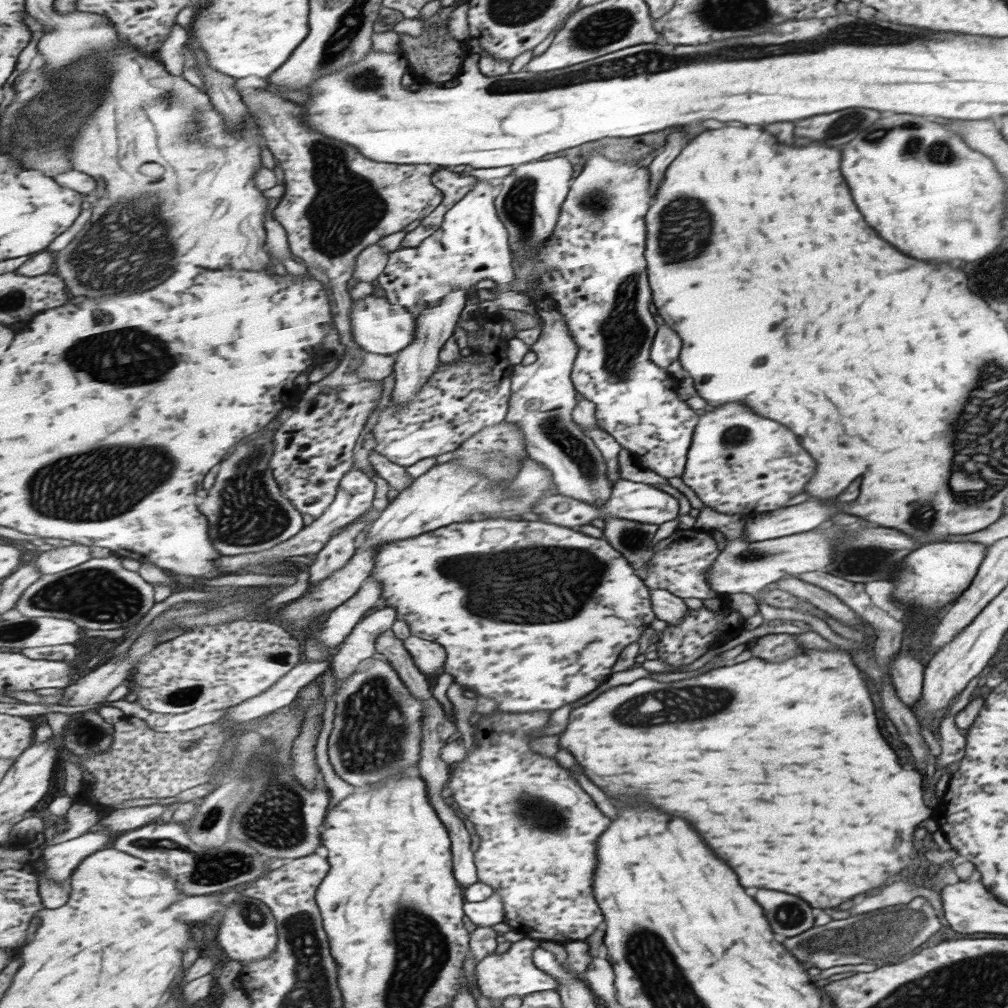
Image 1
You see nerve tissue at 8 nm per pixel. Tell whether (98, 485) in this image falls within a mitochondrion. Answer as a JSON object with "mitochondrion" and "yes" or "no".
{"mitochondrion":"yes"}

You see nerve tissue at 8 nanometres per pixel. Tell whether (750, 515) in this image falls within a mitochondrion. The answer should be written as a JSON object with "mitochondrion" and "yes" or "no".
{"mitochondrion":"no"}

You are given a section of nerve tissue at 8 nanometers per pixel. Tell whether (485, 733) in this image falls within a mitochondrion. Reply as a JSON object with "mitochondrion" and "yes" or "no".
{"mitochondrion":"no"}

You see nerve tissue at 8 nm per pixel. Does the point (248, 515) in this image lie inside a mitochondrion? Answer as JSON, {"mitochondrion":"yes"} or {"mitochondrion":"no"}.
{"mitochondrion":"yes"}

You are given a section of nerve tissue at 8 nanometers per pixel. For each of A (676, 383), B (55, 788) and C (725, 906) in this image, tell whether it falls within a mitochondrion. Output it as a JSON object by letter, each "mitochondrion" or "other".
{"A":"other","B":"other","C":"other"}

